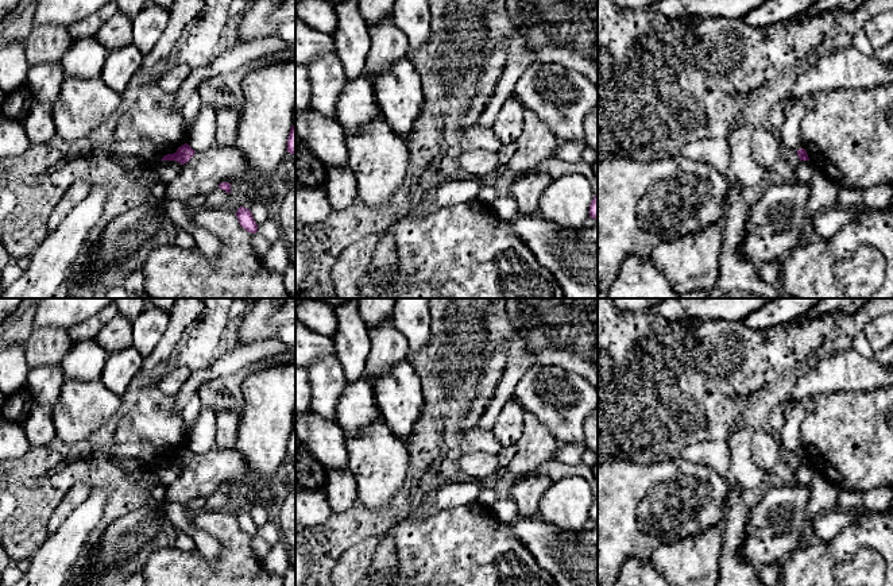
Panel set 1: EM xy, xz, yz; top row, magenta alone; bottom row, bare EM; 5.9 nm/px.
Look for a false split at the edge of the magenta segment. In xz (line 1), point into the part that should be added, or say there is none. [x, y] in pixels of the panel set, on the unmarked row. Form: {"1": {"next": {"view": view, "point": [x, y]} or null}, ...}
{"1": {"next": null}}

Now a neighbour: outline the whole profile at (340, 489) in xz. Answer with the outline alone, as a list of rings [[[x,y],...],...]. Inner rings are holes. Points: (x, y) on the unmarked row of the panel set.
[[[348,469],[341,471],[326,470],[324,491],[332,513],[343,514],[351,510],[357,501],[356,478]]]

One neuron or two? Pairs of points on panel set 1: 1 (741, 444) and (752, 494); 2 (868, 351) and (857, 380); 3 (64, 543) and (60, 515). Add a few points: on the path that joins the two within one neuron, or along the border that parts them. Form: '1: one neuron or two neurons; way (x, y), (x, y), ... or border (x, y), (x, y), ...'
1: one neuron; way (741, 457), (743, 471), (750, 478), (750, 482)
2: two neurons; border (850, 349), (872, 359)
3: two neurons; border (82, 502), (49, 535)

